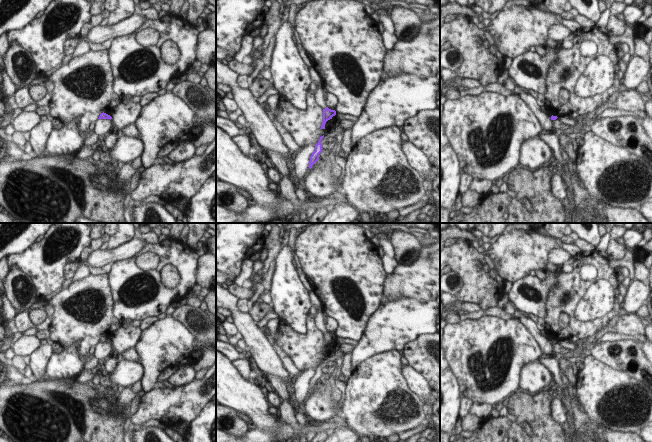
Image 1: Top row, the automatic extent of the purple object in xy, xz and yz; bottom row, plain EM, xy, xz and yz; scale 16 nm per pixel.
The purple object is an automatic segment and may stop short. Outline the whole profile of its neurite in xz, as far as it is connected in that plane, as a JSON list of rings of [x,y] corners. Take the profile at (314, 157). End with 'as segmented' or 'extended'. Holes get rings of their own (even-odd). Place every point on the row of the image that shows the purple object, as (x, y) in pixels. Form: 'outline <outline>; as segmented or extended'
outline [[[324,135],[320,137],[318,143],[315,145],[315,151],[310,156],[309,161],[309,169],[312,168],[312,166],[319,160],[319,154],[322,152],[322,144],[321,140],[323,139]]]; as segmented

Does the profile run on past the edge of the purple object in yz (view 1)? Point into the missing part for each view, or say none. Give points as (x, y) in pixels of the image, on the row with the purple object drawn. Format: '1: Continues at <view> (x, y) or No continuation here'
1: No continuation here

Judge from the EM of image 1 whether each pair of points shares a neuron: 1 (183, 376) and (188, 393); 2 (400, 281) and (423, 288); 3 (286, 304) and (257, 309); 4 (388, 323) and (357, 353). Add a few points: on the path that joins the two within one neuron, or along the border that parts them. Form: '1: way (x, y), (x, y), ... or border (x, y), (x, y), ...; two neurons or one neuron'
1: border (194, 377), (189, 382), (175, 387); two neurons
2: way (406, 281), (417, 282); one neuron
3: border (271, 304), (273, 310); two neurons
4: way (383, 331), (365, 348); one neuron

